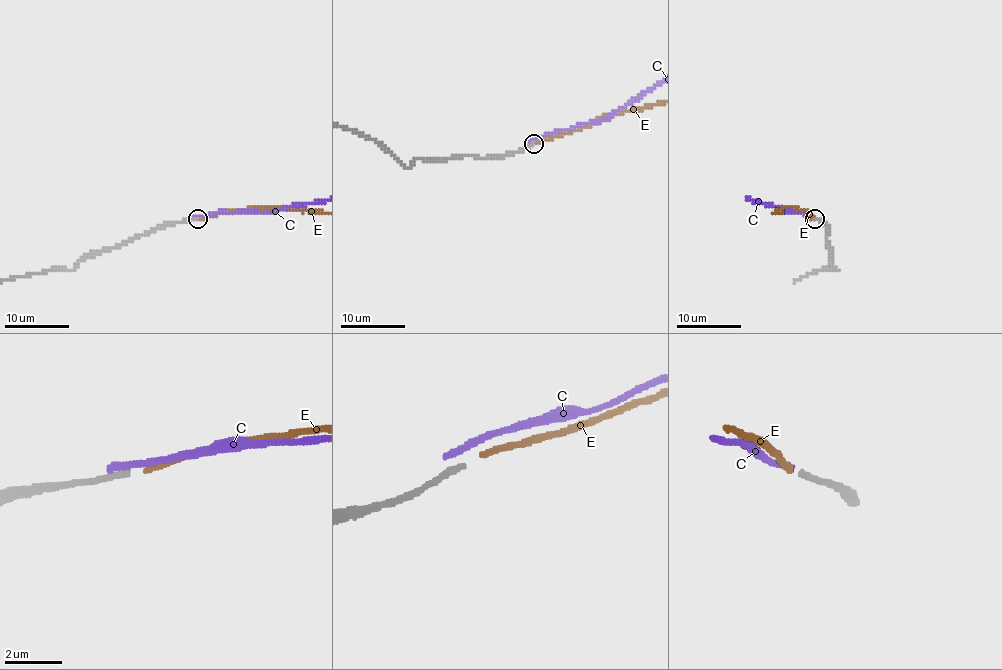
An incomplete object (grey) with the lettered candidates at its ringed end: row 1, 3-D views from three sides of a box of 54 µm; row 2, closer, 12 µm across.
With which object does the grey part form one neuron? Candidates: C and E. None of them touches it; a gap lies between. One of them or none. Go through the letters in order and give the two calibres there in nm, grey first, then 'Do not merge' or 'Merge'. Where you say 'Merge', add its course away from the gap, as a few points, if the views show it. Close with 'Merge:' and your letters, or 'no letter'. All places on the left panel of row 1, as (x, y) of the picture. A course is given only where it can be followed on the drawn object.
C: Thickness 220 nm (grey) against 280 nm. Do not merge
E: Thickness 220 nm (grey) against 200 nm. Merge
Merge: E

